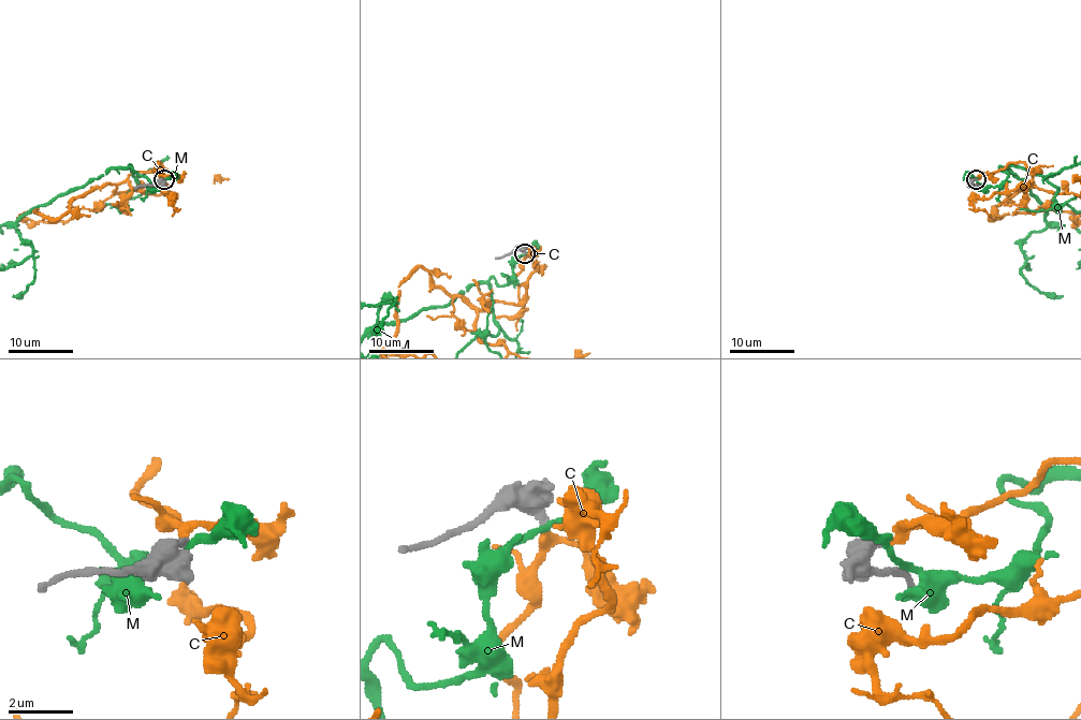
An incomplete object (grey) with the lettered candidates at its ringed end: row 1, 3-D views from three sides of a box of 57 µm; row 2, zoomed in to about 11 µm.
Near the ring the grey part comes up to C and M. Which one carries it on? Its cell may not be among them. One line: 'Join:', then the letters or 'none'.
Join: none

